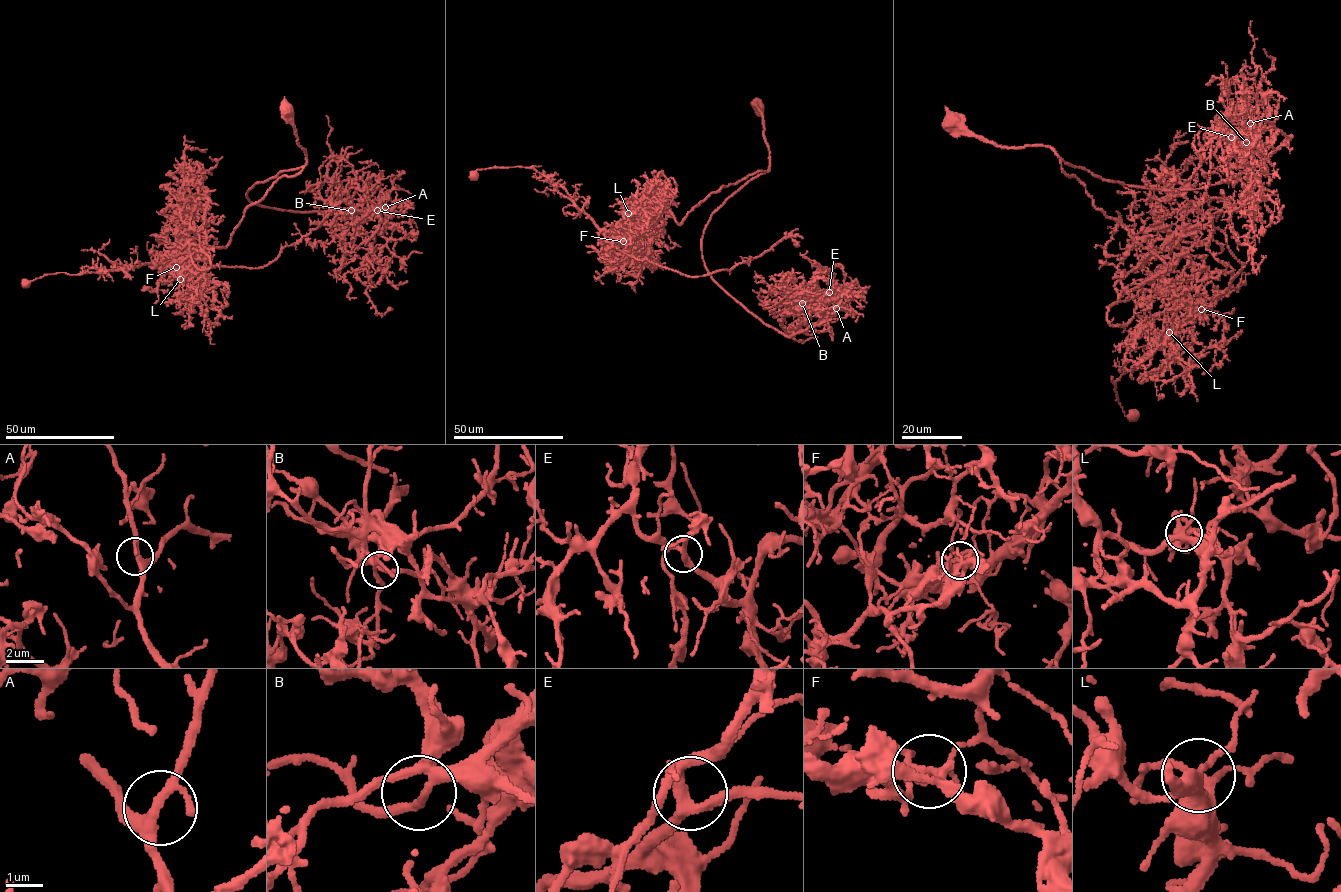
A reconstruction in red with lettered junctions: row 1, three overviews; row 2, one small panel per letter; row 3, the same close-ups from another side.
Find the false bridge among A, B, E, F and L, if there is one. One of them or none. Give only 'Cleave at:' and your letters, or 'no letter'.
Cleave at: F

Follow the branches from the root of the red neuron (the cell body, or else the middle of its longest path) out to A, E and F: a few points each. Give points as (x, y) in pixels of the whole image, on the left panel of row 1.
A: (287, 110), (306, 162), (254, 185), (247, 194), (249, 201), (294, 212), (345, 215), (385, 207)
E: (287, 110), (306, 162), (254, 185), (248, 200), (294, 212), (346, 215), (375, 205), (367, 214), (377, 210)
F: (287, 110), (304, 167), (248, 206), (227, 245), (192, 244), (192, 263), (210, 268), (194, 249), (176, 267)

